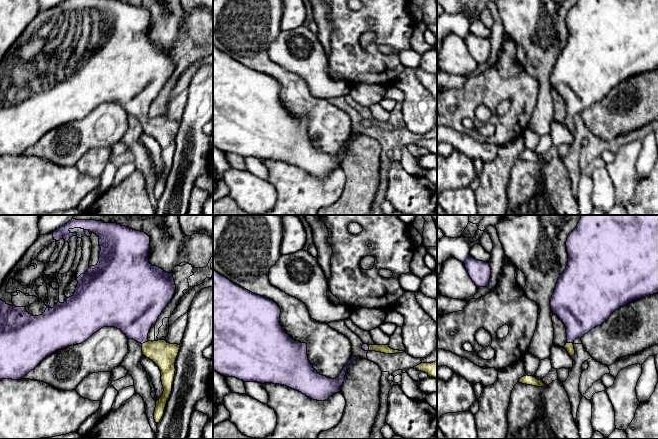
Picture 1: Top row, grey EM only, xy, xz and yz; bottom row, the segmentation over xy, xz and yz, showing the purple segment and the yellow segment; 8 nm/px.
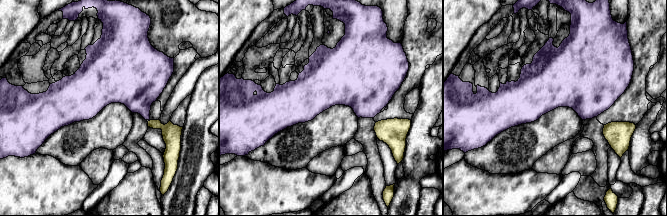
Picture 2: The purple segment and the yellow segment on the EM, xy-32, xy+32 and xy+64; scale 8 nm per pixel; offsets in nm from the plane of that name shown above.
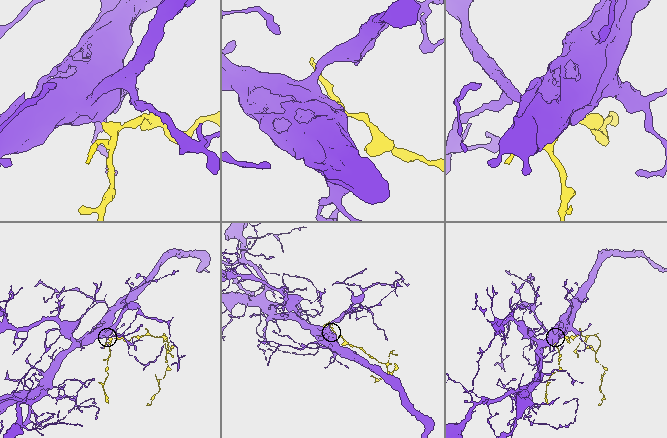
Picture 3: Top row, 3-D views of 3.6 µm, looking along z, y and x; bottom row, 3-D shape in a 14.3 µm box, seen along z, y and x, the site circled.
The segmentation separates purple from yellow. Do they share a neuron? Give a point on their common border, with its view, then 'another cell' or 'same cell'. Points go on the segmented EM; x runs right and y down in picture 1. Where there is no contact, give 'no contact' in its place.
xy (144, 342) | same cell

